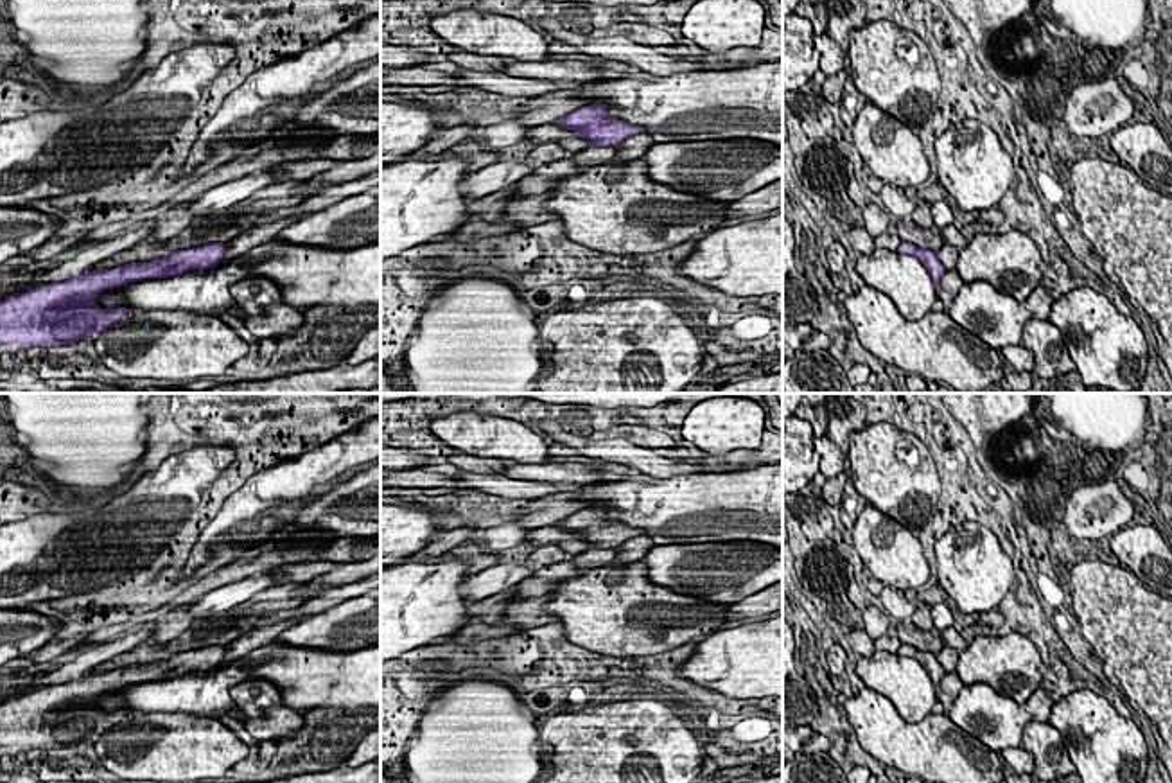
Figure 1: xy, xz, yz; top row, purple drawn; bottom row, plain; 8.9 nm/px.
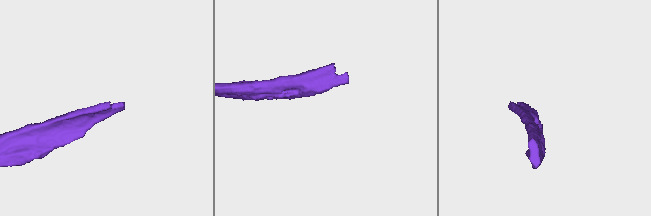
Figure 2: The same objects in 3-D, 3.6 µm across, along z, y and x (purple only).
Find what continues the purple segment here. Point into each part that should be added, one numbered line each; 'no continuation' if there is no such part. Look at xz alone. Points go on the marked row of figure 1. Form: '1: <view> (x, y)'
no continuation

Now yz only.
no continuation

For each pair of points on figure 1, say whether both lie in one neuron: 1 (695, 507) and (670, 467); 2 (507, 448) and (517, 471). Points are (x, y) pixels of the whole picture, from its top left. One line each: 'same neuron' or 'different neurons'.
1: different neurons
2: different neurons

